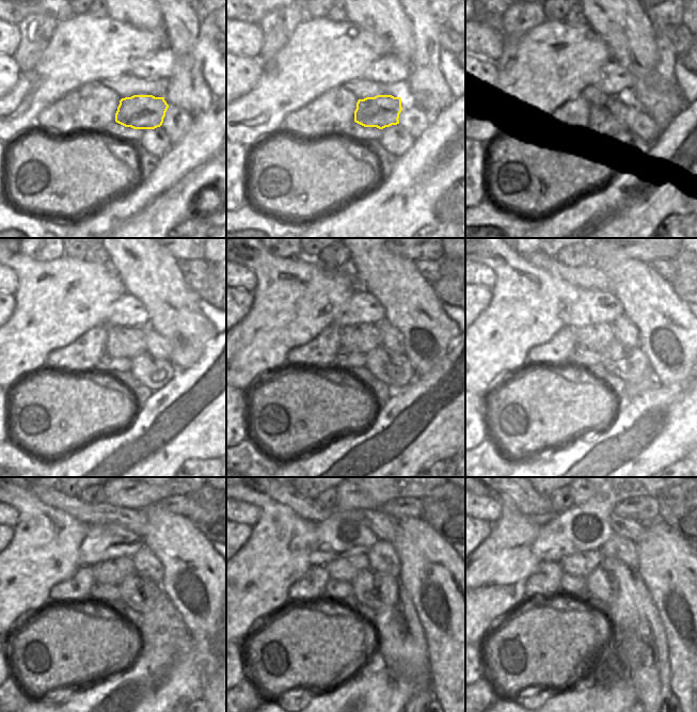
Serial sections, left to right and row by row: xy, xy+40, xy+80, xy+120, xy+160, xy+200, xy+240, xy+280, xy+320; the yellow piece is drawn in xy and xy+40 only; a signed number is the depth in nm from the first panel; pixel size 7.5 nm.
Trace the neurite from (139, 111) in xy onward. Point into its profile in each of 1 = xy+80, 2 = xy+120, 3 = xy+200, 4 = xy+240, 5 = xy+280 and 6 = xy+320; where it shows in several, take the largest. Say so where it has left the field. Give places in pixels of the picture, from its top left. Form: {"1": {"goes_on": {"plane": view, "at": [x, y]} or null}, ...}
{"1": {"goes_on": {"plane": "xy+80", "at": [613, 111]}}, "2": {"goes_on": {"plane": "xy+120", "at": [122, 342]}}, "3": {"goes_on": {"plane": "xy+200", "at": [597, 337]}}, "4": {"goes_on": {"plane": "xy+240", "at": [113, 571]}}, "5": {"goes_on": {"plane": "xy+280", "at": [343, 569]}}, "6": {"goes_on": {"plane": "xy+320", "at": [581, 565]}}}

